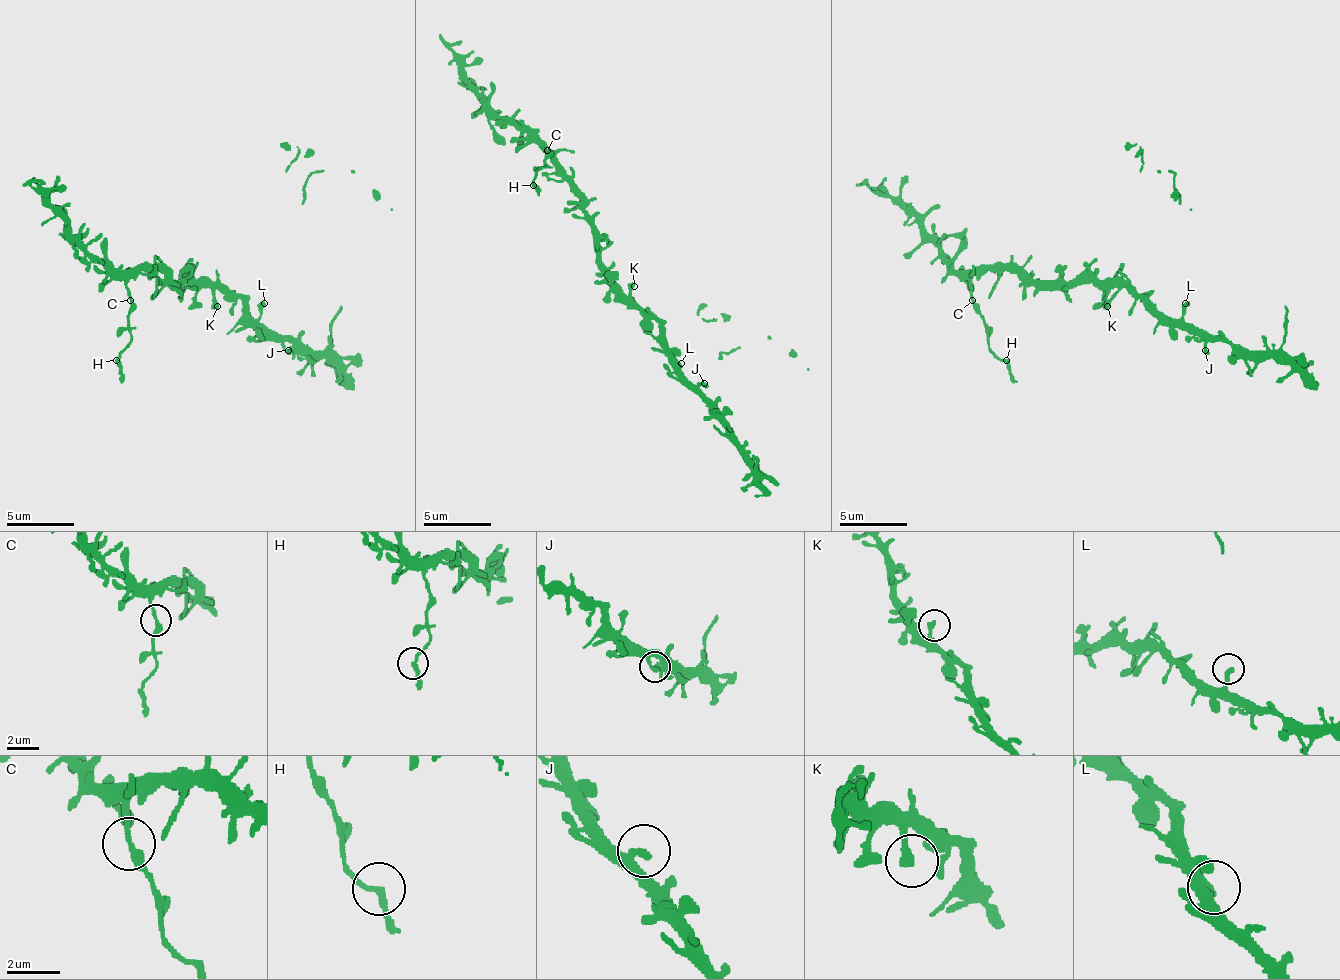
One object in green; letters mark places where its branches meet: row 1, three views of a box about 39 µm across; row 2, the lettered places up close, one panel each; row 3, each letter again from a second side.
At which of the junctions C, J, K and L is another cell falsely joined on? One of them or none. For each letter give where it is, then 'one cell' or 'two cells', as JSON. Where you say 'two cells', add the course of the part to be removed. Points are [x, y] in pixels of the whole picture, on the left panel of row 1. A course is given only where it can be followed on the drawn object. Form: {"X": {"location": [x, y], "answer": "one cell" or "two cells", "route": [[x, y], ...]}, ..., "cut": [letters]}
{"C": {"location": [130, 300], "answer": "two cells", "route": [[130, 299], [130, 343], [116, 360], [123, 383]]}, "J": {"location": [288, 350], "answer": "one cell"}, "K": {"location": [217, 306], "answer": "one cell"}, "L": {"location": [264, 303], "answer": "one cell"}, "cut": ["C"]}

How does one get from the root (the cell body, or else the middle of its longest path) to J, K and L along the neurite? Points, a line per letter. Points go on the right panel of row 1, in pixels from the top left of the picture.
J: (1131, 292), (1148, 306), (1154, 306), (1175, 319), (1181, 319), (1198, 336), (1205, 336), (1205, 350)
K: (1131, 292), (1124, 286), (1107, 306)
L: (1131, 292), (1148, 306), (1154, 306), (1175, 319), (1181, 316), (1185, 303)

